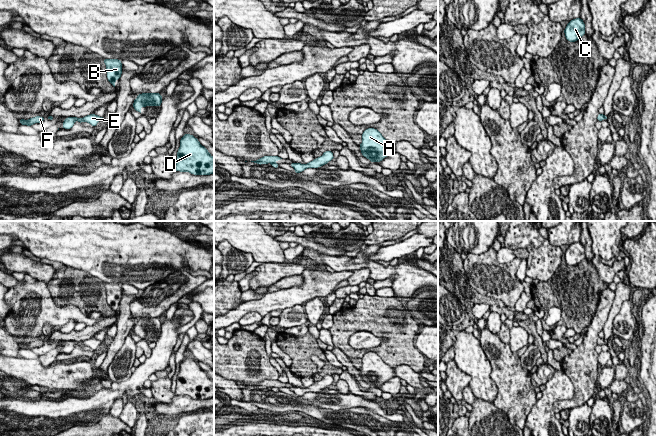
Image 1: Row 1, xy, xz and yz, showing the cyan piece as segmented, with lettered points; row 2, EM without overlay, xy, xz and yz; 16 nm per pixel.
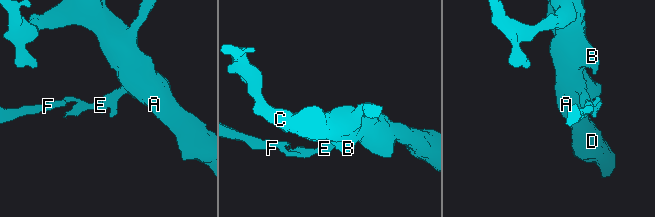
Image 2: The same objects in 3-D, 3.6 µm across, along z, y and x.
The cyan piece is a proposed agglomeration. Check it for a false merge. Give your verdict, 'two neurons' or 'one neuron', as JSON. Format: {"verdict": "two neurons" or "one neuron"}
{"verdict": "two neurons"}

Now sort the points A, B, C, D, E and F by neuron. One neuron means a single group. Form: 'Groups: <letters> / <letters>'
Groups: A B C D E / F

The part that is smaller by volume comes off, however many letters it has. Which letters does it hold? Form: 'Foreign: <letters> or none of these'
Foreign: F

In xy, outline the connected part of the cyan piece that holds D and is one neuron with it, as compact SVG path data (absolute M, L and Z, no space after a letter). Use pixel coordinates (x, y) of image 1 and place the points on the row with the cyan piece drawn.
M184 134L179 143L175 171L189 172L193 175L214 173L214 157L200 144L198 138Z

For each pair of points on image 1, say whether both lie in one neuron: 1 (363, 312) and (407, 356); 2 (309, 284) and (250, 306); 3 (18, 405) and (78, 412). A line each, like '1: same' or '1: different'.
1: same
2: same
3: same

